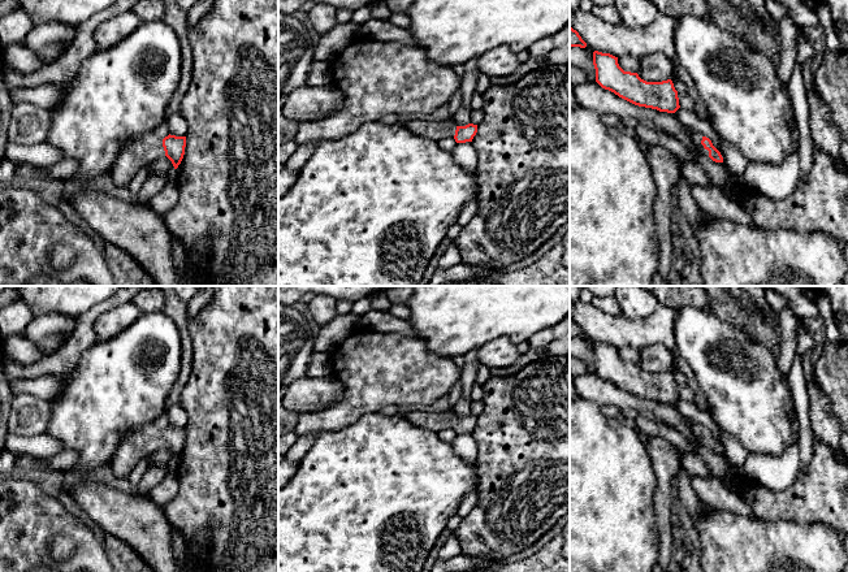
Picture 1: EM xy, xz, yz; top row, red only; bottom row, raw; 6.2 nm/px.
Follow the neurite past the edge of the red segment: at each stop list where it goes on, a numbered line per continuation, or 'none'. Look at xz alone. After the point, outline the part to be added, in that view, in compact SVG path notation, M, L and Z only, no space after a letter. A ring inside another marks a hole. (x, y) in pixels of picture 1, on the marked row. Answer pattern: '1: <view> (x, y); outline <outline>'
1: xz (436, 130); outline M414 120L406 122L404 126L412 134L440 142L441 139L445 138L454 138L458 125L453 120L447 120L447 121Z

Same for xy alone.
1: xy (135, 154); outline M153 131L126 142L111 172L114 185L127 186L146 164L163 156L165 156L163 139L157 138Z

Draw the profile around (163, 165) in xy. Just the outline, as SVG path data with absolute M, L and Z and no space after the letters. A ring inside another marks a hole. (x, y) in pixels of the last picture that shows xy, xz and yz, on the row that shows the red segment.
M166 156L155 160L150 168L150 176L156 174L156 176L172 178L174 172L176 169L172 161Z

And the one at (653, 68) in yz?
M652 53L640 58L639 77L646 82L671 79L672 60L662 53Z

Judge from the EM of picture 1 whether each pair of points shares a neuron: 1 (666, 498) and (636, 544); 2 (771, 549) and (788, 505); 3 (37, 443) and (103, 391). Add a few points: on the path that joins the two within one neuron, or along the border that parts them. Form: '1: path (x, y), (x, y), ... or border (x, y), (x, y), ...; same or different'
1: border (656, 481), (654, 512), (660, 542); different
2: border (758, 518), (813, 523); different
3: border (44, 430), (63, 449); different

